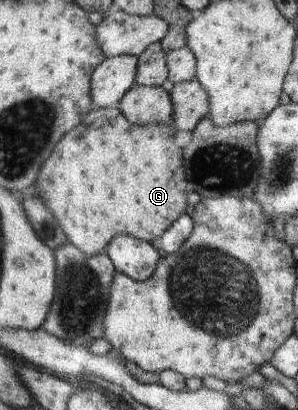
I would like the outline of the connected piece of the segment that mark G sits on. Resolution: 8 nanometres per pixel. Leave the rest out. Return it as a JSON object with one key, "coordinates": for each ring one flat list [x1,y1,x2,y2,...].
{"coordinates":[[96,107,91,110,91,117,79,125,79,129,73,129,67,137,63,137,63,141,59,141,59,149,55,149,55,153,47,159,47,165,43,165,43,173,39,173,35,189,37,195,47,201,51,213,59,217,59,225,63,225,63,231,71,237,71,243,79,245,83,253,88,256,102,254,107,243,119,233,155,241,183,215,187,207,185,175,187,191,191,191,191,173,187,173,187,149,181,155,173,128,173,124,131,125,118,107]]}

